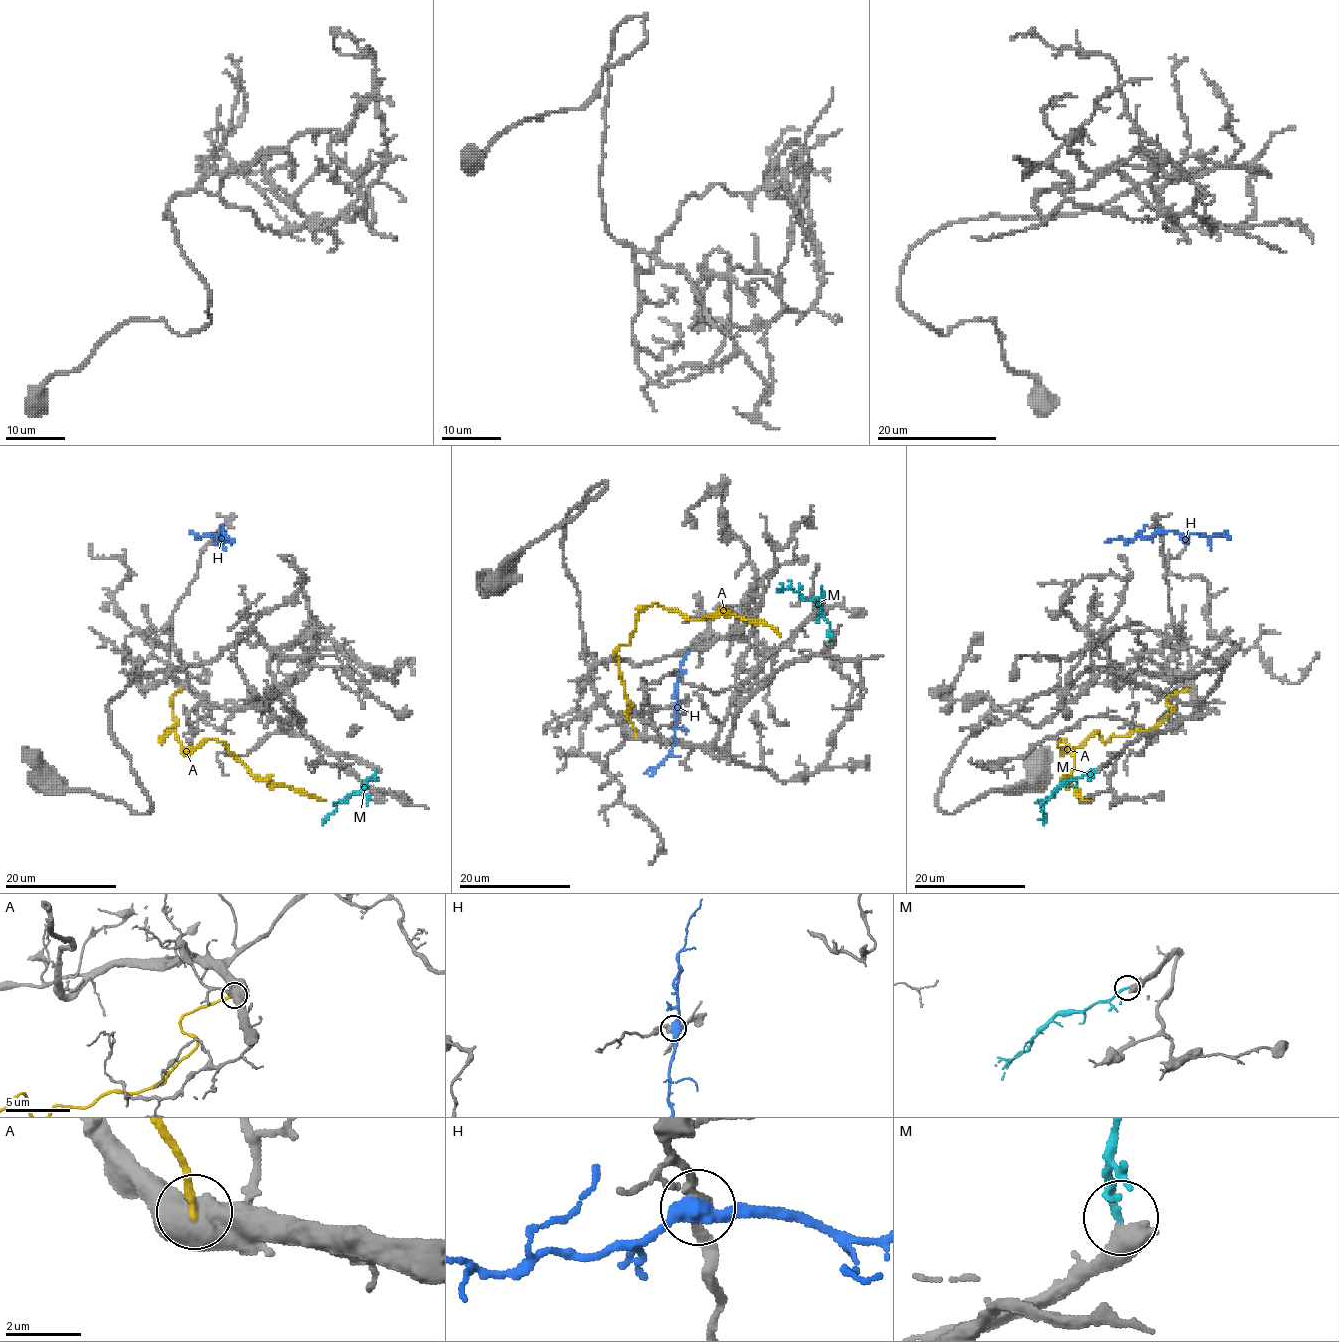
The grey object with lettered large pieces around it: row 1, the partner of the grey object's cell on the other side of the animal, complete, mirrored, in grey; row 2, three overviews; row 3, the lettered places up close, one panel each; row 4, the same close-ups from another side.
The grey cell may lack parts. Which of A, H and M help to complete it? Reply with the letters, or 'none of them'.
M

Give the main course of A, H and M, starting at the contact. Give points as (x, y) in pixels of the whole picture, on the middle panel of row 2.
A: (636, 734), (614, 654), (629, 642), (640, 612), (653, 603), (690, 619), (722, 612), (769, 624), (780, 635)
H: (675, 705), (675, 744), (655, 767), (643, 772)
M: (830, 641), (829, 624), (815, 599), (805, 599), (790, 587), (782, 591), (776, 588)

